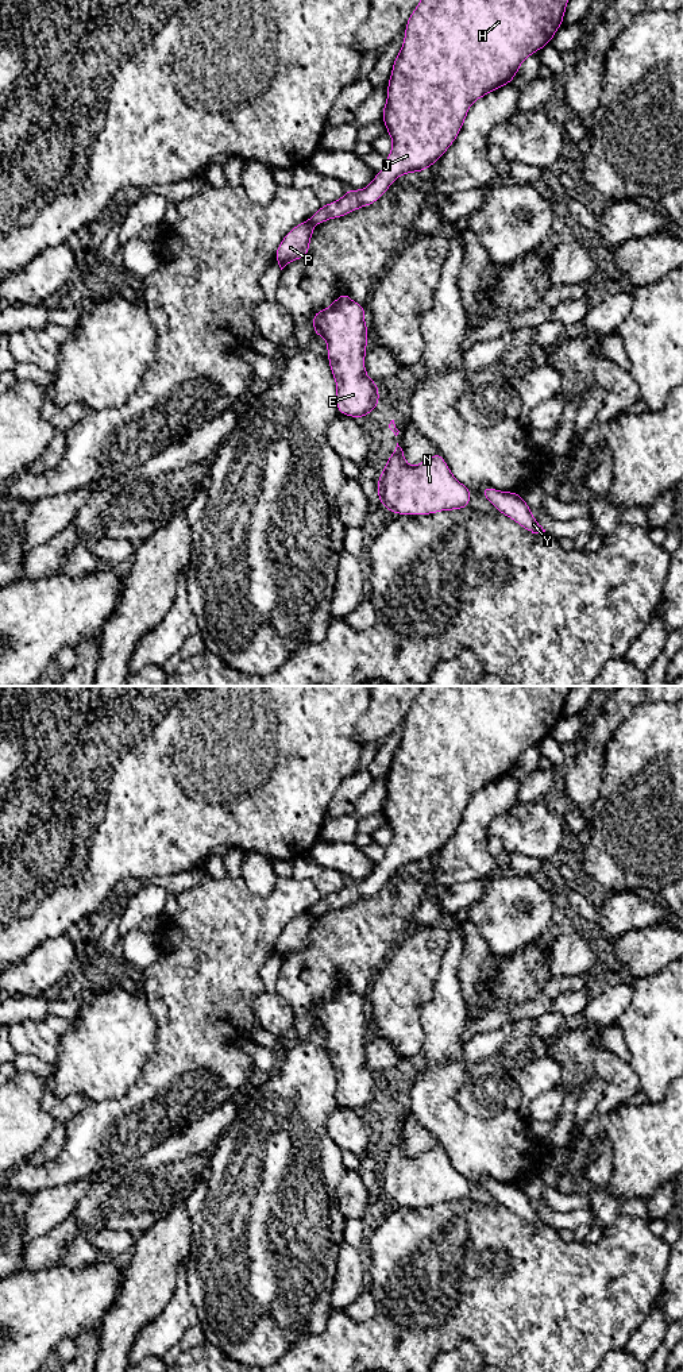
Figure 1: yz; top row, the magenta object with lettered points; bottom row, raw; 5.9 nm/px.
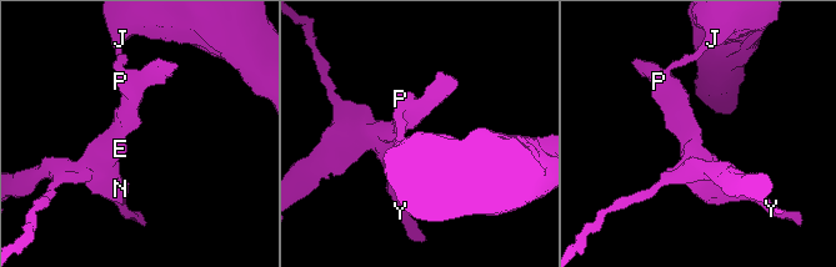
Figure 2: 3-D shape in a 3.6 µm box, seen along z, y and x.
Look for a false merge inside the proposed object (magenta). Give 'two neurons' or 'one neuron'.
two neurons

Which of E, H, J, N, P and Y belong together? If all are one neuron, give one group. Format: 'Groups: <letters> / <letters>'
Groups: E N P Y / H J

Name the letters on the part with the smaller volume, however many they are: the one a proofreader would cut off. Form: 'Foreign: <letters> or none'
Foreign: E, N, P, Y

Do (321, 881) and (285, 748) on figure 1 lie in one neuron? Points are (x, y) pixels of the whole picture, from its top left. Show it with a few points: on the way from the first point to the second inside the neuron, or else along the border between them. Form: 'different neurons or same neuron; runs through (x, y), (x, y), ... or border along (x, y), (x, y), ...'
different neurons; border along (305, 854), (294, 860)

